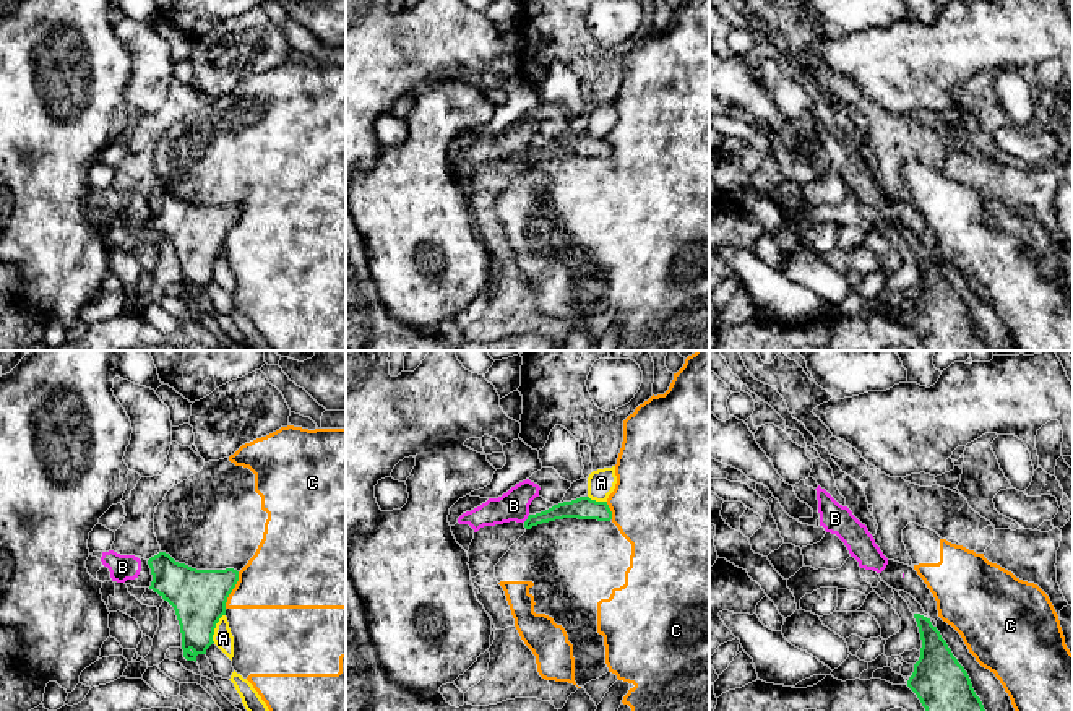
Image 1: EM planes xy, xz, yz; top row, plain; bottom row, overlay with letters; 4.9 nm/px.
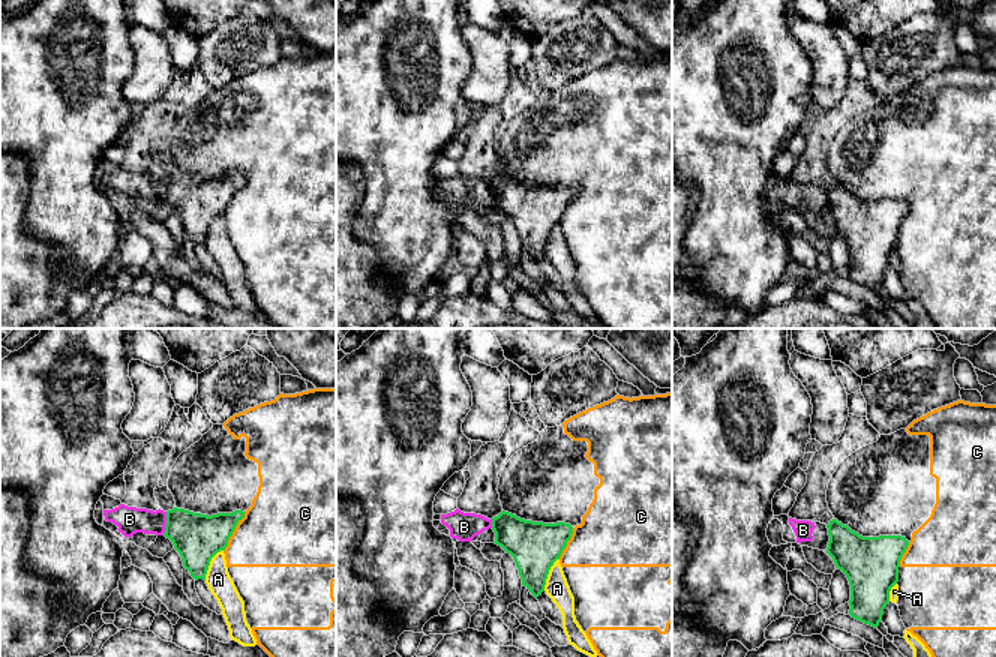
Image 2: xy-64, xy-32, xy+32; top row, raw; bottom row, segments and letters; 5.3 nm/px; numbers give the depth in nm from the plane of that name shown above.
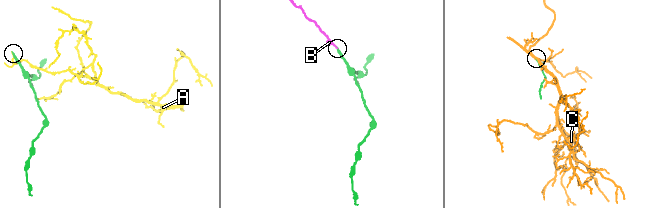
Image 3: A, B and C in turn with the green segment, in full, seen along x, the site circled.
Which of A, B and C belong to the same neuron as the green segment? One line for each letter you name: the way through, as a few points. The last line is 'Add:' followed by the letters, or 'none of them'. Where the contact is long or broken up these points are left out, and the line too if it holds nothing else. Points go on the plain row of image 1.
Add: none of them

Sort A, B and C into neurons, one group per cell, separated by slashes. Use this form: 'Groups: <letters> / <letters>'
Groups: A / B / C

